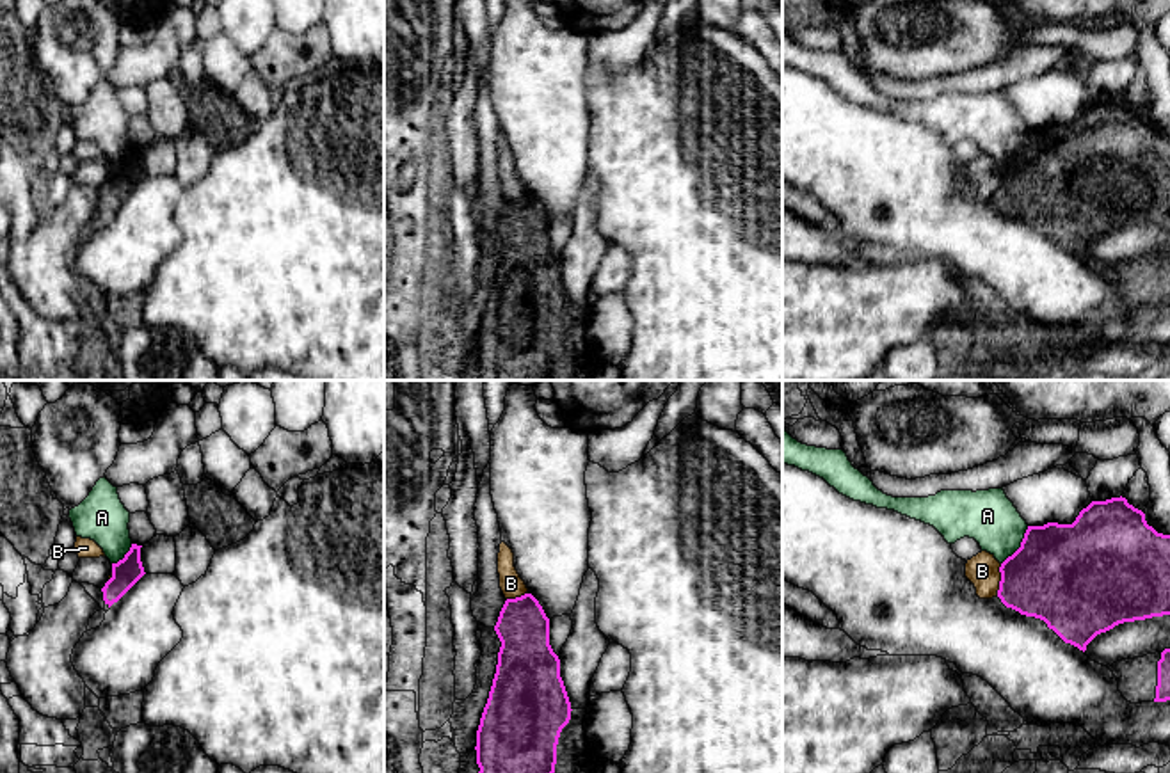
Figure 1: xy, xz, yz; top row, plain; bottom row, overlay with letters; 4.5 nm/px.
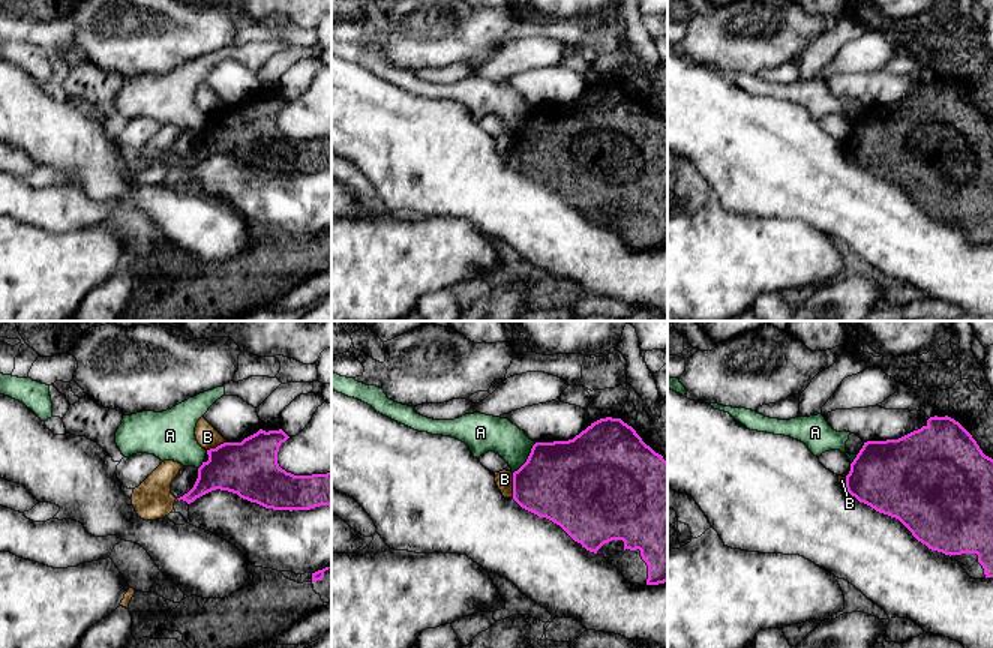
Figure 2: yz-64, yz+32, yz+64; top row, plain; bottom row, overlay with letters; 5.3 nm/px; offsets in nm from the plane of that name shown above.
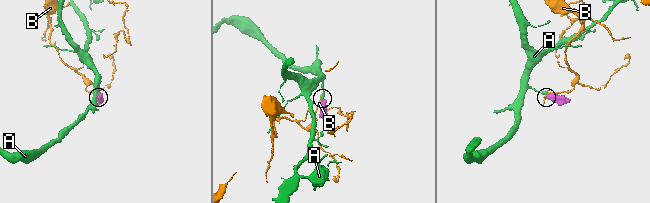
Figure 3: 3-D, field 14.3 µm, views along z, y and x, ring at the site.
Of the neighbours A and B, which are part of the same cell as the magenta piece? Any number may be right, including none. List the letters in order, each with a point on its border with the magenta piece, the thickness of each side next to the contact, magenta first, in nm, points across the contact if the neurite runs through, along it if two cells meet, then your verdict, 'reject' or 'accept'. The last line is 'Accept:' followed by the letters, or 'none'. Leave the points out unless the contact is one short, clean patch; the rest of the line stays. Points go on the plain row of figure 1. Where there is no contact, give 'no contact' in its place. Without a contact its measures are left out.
A: contact yz (1021, 148); calibres 460 and 240 nm; border yz (1028, 128), (1021, 146), (1001, 166); reject
B: contact yz (1001, 182); calibres 420 and 150 nm; reject
Accept: none

